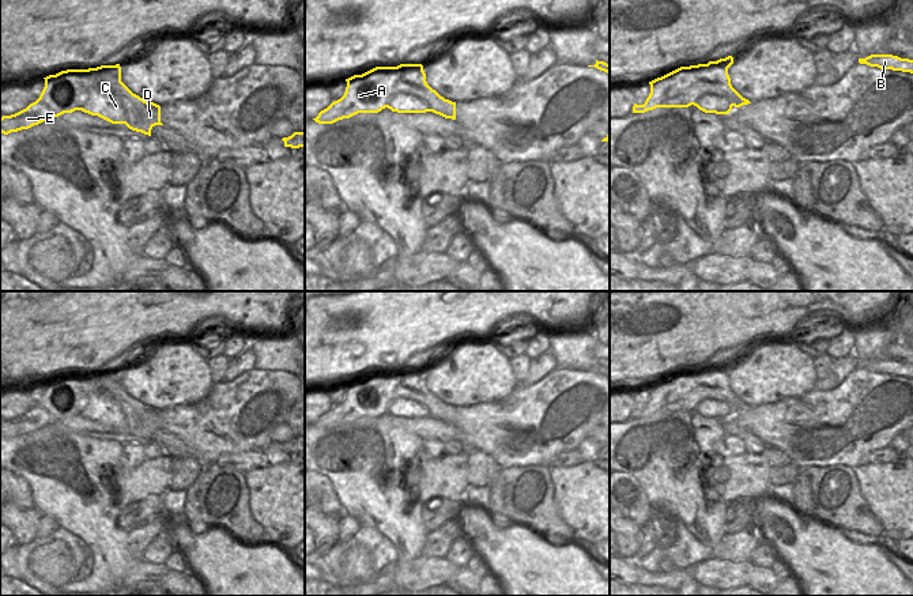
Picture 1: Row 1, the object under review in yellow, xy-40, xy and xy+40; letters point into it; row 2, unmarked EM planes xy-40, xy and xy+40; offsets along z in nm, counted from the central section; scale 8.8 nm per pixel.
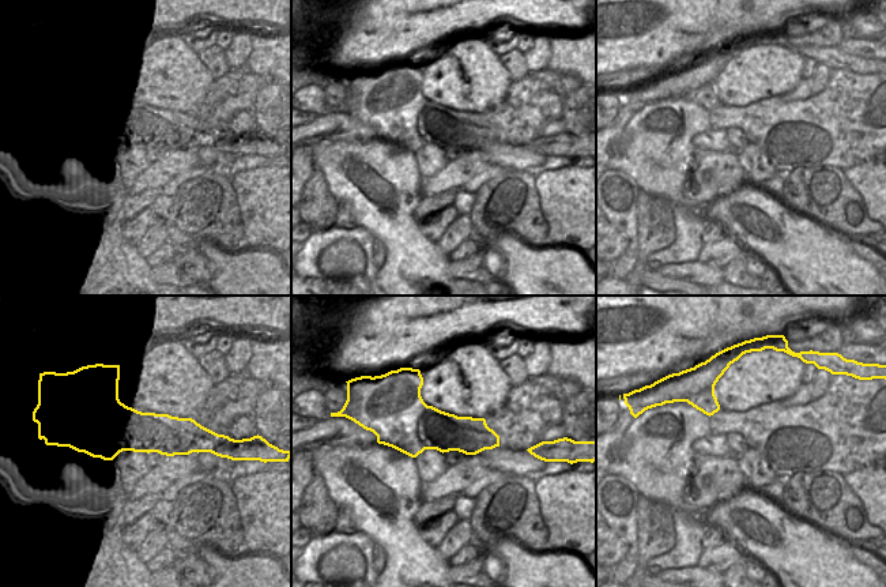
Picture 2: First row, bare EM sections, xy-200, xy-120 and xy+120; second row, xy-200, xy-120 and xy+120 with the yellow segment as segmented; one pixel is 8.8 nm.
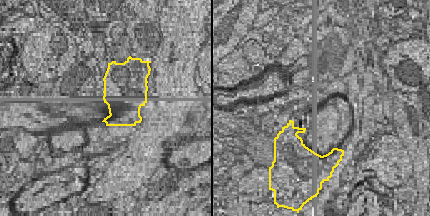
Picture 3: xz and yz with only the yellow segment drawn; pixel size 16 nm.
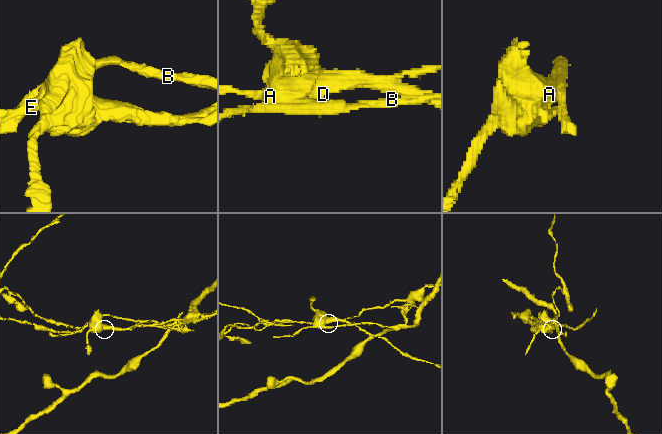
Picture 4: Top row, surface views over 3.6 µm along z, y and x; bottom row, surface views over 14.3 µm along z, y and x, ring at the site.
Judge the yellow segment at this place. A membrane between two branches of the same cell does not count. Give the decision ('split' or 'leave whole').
split

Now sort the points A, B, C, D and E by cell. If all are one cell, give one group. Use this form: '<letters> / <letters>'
A C D E / B

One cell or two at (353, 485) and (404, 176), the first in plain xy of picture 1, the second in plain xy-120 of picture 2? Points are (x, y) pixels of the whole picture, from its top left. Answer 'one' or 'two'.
one

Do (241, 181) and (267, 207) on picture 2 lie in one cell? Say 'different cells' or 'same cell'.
same cell

